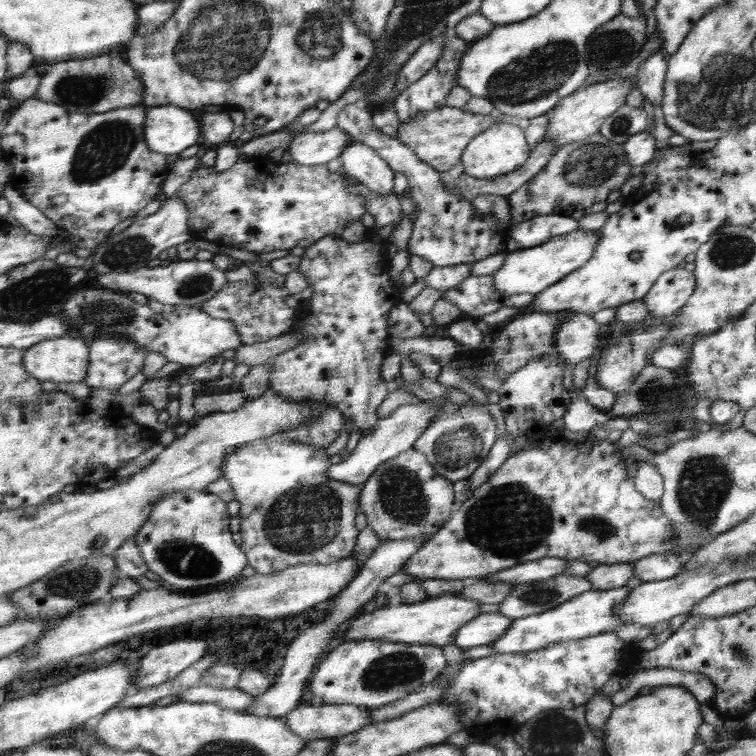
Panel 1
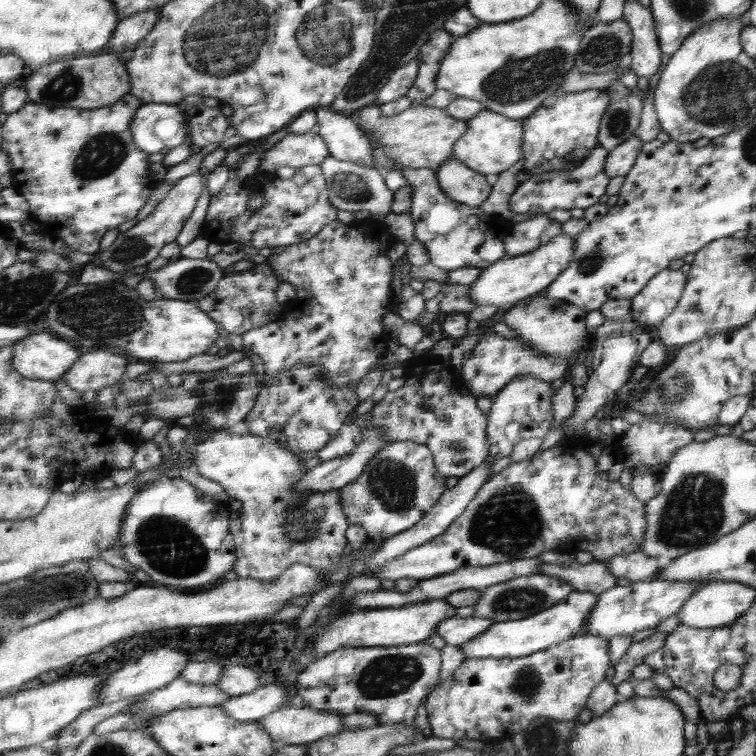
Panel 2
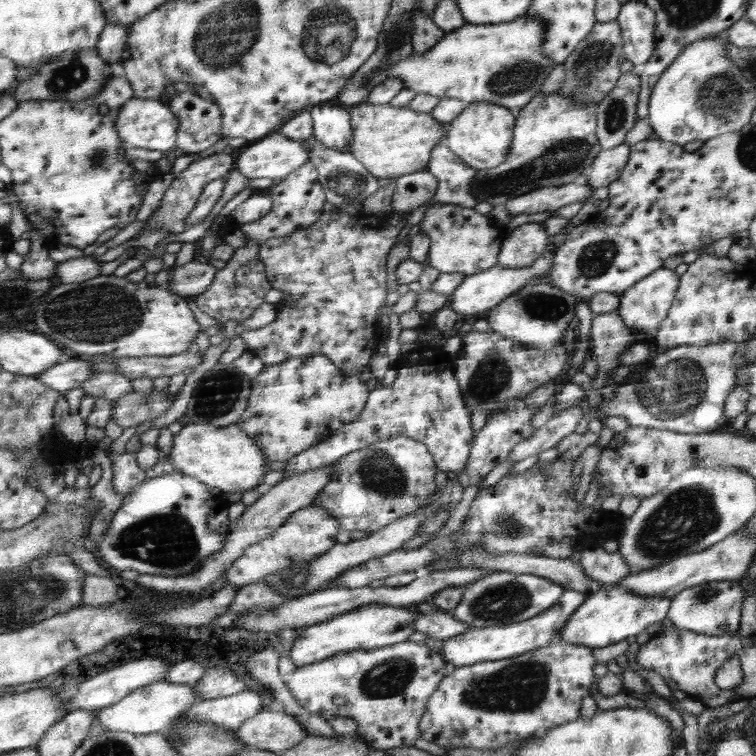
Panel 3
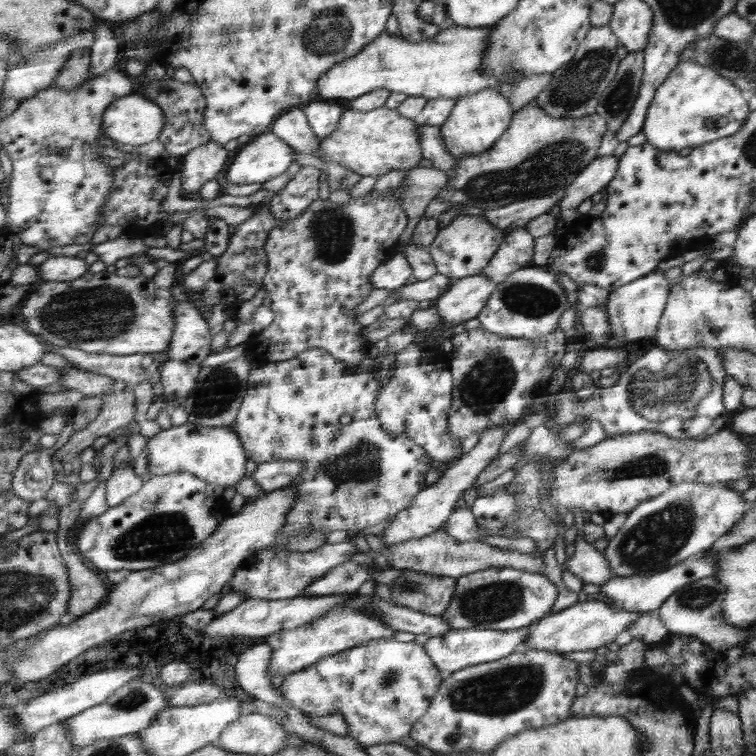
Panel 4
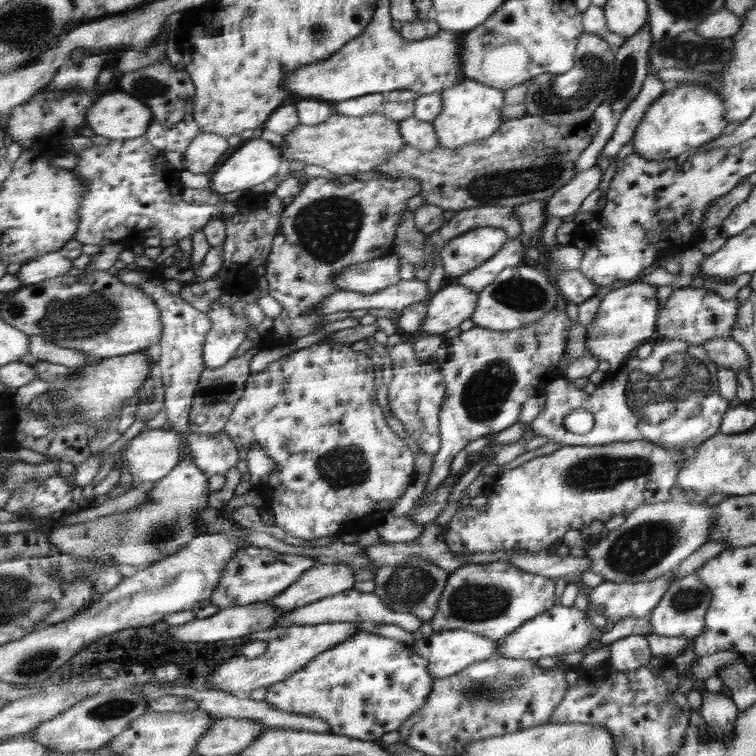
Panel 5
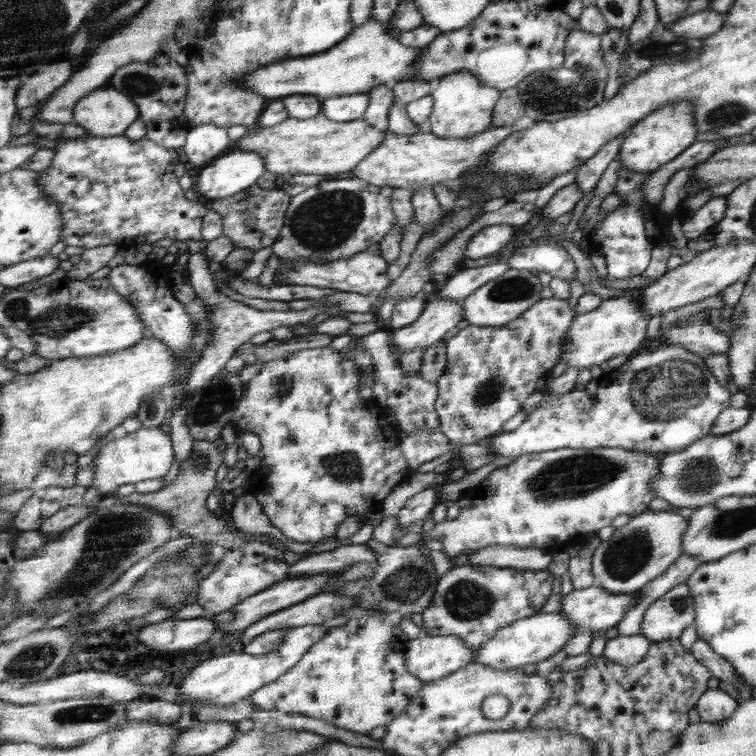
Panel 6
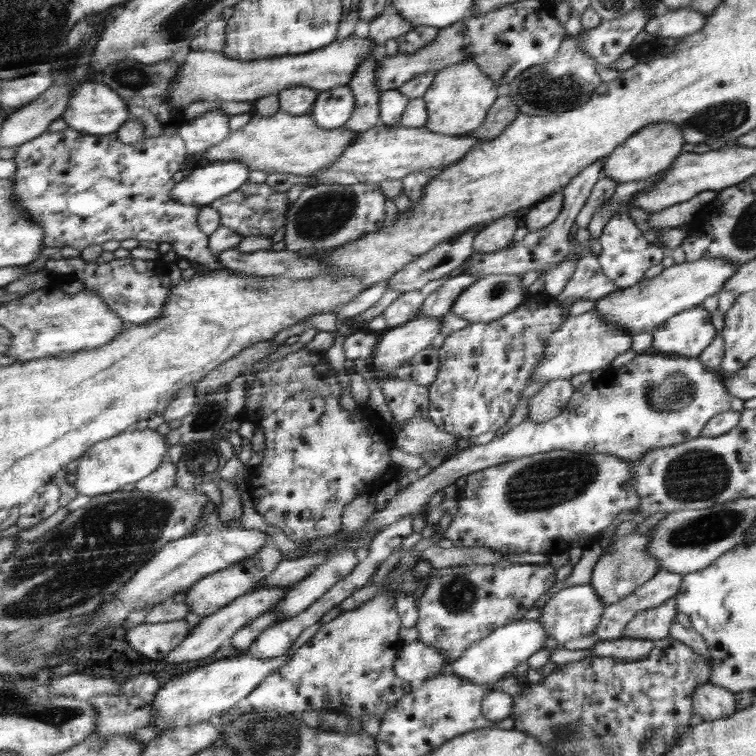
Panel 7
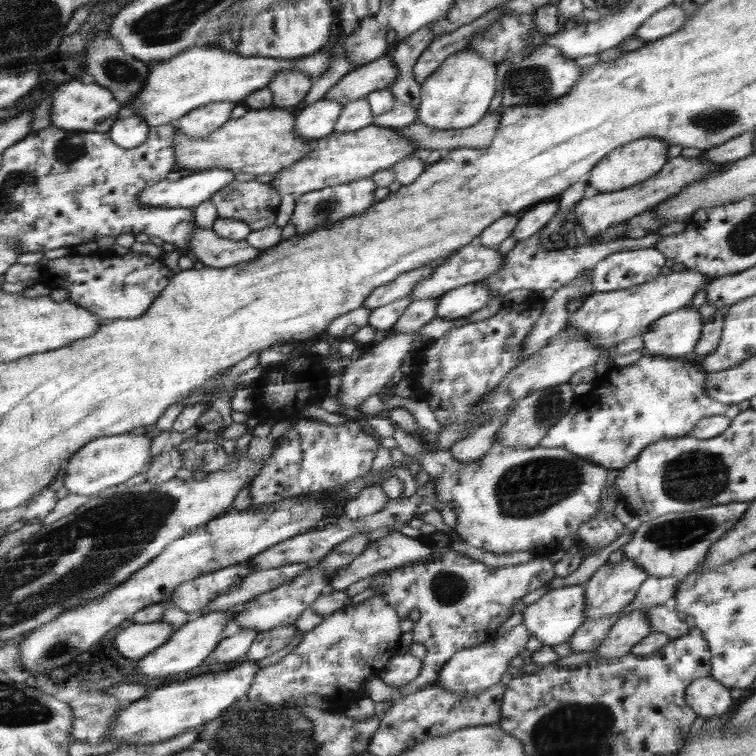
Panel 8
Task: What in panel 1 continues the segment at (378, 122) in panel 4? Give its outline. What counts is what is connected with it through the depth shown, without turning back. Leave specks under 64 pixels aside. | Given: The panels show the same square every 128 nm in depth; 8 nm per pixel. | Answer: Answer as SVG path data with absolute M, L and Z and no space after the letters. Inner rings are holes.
M444 106L434 112L422 112L408 122L400 122L396 139L404 145L408 145L420 161L426 162L443 174L449 171L455 164L462 161L462 156L467 145L484 133L484 130L502 122L503 115L474 114L464 108L452 108Z

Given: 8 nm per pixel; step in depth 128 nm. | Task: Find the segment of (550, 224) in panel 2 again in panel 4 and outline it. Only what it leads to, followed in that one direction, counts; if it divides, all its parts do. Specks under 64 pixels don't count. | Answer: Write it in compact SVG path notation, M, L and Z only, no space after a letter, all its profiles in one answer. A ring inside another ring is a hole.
M526 226L504 234L496 254L490 258L481 274L502 279L520 268L533 266L534 239Z

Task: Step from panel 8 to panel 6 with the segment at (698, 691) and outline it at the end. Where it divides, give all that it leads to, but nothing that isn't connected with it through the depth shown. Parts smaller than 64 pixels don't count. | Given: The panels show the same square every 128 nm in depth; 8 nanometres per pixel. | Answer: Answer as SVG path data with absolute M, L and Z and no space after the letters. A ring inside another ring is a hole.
M710 688L699 698L696 710L702 721L714 723L730 718L735 713L736 706L738 702L728 693L719 688Z

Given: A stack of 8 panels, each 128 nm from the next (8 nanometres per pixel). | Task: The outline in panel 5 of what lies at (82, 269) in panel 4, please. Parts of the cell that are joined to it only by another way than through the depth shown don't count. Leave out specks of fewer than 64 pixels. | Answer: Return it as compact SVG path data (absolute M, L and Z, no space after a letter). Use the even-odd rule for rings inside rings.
M52 252L23 264L16 273L24 281L24 286L40 284L50 279L66 276L74 268L74 260L63 252Z

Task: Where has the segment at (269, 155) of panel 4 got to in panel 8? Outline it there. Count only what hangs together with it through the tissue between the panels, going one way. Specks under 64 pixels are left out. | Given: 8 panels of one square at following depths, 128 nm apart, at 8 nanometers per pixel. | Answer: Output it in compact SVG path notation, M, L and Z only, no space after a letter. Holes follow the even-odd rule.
M215 168L183 176L176 182L163 181L147 188L140 196L140 203L161 207L195 208L208 200L211 201L226 186L231 186L238 178L236 174L234 170Z

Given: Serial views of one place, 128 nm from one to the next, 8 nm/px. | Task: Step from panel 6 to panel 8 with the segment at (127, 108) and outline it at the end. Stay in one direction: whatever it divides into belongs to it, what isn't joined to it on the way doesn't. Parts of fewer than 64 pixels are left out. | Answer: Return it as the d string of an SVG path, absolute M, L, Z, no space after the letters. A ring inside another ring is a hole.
M78 78L56 92L56 102L53 102L50 117L52 117L53 126L66 130L111 132L116 122L123 119L122 110L123 104L107 86Z

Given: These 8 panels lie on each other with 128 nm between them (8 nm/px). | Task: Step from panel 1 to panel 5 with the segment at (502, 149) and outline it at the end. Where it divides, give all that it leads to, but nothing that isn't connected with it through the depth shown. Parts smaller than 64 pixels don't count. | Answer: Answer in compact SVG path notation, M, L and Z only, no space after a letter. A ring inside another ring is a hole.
M465 77L459 85L443 90L440 95L442 95L442 112L431 123L442 148L456 150L491 137L502 128L504 122L502 108L506 104L503 90Z

